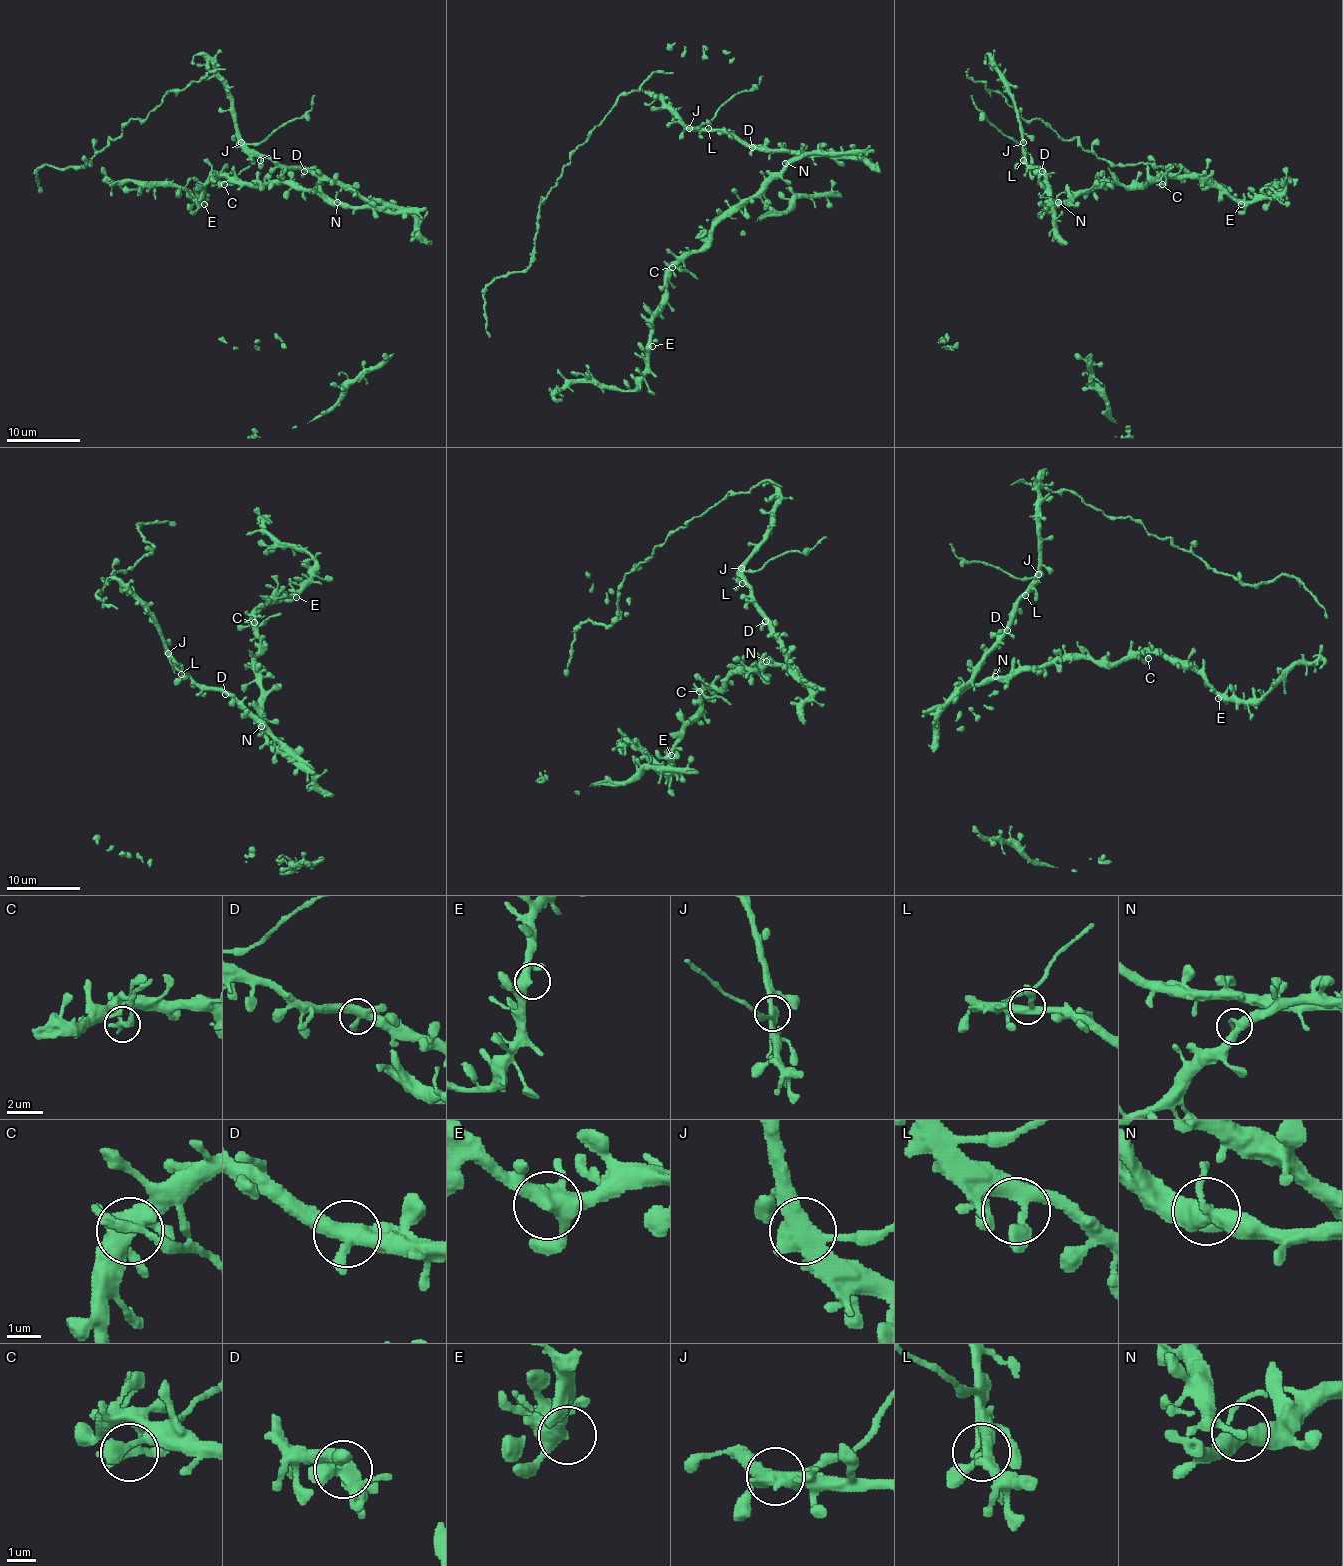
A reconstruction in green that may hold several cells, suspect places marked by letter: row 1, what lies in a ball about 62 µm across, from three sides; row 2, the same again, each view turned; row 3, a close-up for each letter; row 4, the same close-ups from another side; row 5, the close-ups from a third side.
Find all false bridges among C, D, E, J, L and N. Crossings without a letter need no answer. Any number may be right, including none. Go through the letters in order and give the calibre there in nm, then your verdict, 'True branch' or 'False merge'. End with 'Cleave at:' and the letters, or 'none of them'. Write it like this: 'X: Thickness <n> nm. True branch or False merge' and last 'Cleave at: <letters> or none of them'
C: Thickness 200 nm. False merge
D: Thickness 400 nm. True branch
E: Thickness 380 nm. True branch
J: Thickness 440 nm. False merge
L: Thickness 320 nm. True branch
N: Thickness 360 nm. True branch
Cleave at: C, J

